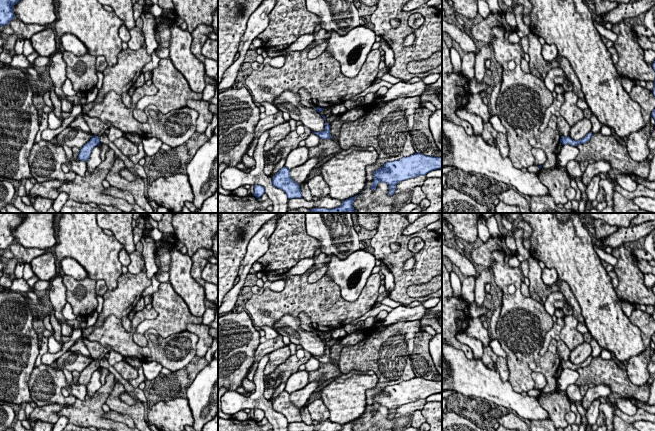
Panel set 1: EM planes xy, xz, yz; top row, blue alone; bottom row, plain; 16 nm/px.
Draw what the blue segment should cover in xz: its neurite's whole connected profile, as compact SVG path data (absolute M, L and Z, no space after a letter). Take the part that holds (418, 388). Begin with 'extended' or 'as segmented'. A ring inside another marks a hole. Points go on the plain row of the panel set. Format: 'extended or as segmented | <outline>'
as segmented | M415 377L399 384L386 386L380 393L374 395L373 415L380 406L389 409L389 420L395 417L396 409L410 402L426 399L430 395L442 393L442 381L427 380Z

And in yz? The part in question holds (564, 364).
as segmented | M589 356L583 363L580 363L578 365L571 363L569 360L561 360L560 366L562 367L562 369L570 368L572 370L577 370L578 368L584 368L588 366L591 363L592 359L592 356Z

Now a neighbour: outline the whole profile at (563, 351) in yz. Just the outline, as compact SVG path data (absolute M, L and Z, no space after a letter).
M561 339L557 341L557 352L561 360L569 360L571 351Z

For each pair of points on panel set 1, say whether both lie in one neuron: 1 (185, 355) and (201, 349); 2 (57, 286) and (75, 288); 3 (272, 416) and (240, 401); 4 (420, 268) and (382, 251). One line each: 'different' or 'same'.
1: different
2: different
3: same
4: same

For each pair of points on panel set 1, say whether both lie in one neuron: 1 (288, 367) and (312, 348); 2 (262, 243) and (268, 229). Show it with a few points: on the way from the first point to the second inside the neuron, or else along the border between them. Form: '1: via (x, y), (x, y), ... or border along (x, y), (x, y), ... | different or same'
1: border along (305, 350), (311, 355) | different
2: via (262, 240), (262, 235), (265, 232) | same

